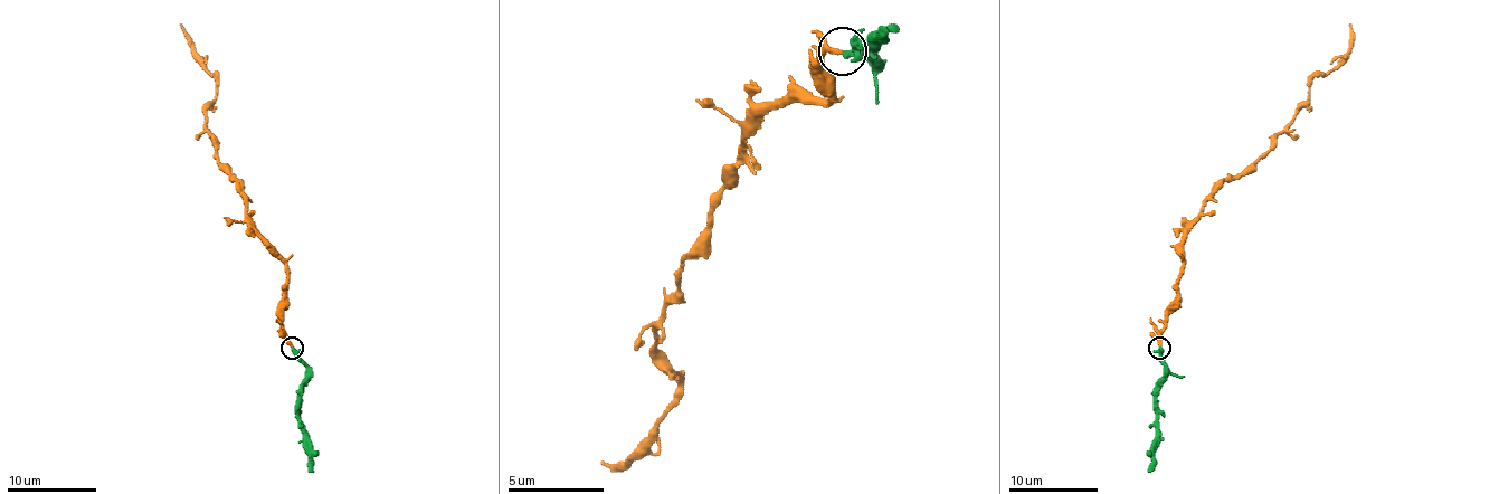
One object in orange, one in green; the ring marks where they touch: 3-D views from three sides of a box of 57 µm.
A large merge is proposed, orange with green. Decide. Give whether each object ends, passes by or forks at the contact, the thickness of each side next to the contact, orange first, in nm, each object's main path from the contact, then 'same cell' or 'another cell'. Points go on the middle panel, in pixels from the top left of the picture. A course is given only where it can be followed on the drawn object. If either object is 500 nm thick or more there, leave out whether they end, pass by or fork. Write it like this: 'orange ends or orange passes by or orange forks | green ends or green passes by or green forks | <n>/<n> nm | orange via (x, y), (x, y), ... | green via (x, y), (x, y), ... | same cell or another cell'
orange ends | green passes by | 240/240 nm | orange via (842, 49), (832, 97), (745, 136), (657, 320), (667, 417), (599, 461) | green via (842, 49), (861, 49), (875, 64), (856, 45), (865, 45), (885, 26) | same cell

